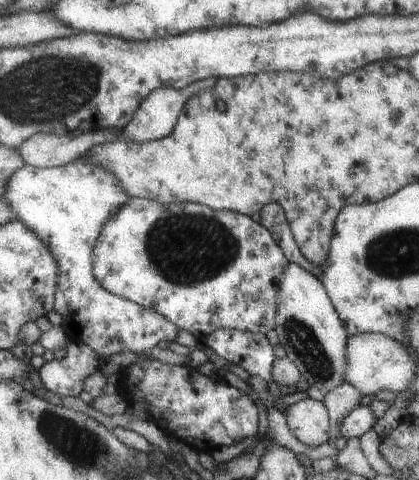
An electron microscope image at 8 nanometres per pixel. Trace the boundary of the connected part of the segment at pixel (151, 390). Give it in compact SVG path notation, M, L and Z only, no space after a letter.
M139 358L123 371L128 372L136 390L131 401L146 400L150 420L156 422L166 435L179 438L198 451L230 446L249 436L257 436L259 411L254 400L227 383L221 375L209 377L188 364L172 365L150 358Z

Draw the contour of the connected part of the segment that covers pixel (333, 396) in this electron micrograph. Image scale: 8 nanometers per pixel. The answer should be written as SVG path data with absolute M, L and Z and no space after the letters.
M344 382L338 385L336 389L326 393L322 400L329 409L330 429L329 442L332 444L336 438L340 438L340 426L344 422L344 418L348 416L351 410L354 410L362 398L362 392L356 390L352 384Z

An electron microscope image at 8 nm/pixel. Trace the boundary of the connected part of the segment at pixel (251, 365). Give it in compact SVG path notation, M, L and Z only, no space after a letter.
M216 329L203 337L202 346L208 348L222 364L237 364L252 376L260 376L274 388L273 364L277 360L265 334L249 330Z

